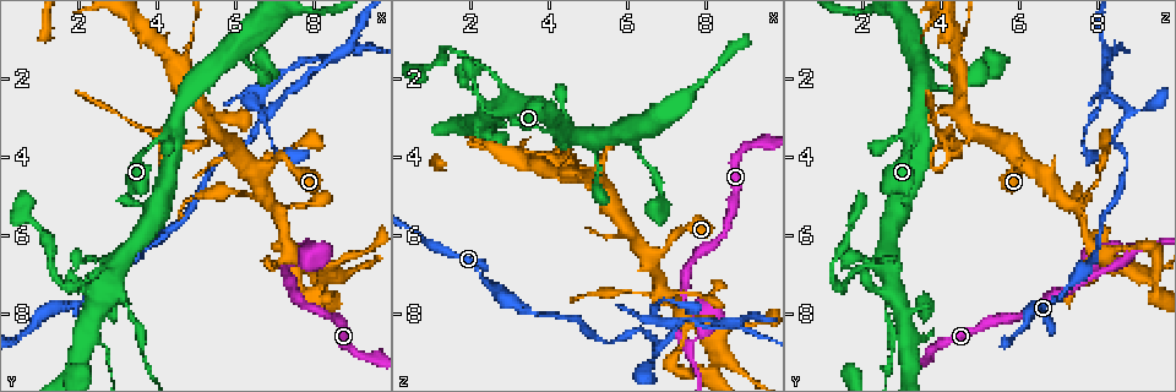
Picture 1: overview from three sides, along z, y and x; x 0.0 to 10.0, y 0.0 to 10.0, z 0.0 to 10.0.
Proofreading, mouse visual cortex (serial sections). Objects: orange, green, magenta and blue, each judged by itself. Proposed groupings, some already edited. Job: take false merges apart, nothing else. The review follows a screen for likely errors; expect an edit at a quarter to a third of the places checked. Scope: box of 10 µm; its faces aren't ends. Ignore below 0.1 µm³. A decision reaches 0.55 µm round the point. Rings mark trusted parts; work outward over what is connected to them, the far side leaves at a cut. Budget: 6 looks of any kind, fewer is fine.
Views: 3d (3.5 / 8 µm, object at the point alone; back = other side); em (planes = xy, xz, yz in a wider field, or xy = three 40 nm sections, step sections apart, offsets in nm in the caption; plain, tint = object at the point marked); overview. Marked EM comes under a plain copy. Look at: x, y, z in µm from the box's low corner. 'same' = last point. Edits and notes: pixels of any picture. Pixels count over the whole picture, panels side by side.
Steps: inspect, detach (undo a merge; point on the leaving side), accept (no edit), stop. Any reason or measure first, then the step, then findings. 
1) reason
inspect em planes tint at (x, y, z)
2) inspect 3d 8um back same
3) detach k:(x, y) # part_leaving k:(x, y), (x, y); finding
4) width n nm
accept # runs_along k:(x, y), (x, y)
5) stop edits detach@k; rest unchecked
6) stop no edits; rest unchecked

a narrow waist
inspect 3d 3.5um at (3.20, 7.75, 2.60)

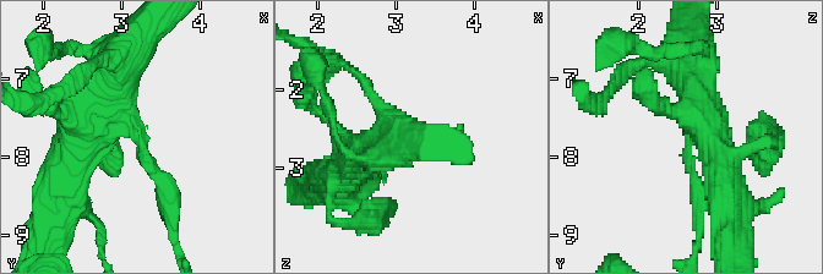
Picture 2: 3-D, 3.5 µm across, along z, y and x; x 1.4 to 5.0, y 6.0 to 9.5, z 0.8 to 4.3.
now the EM
inspect em xy step 5 tint at (3.20, 7.80, 2.70)

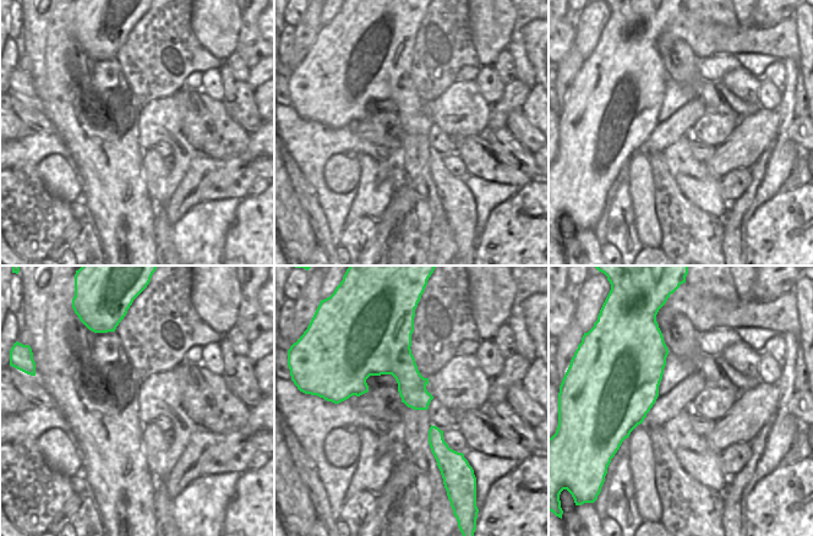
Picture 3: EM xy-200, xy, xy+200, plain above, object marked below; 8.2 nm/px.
arm_widths 200, 500 nm
accept # runs_along 2:(114, 72), (102, 96), (140, 137), (167, 208); all the same cell

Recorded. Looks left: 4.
three-way junction
inspect 3d 3.5um at (5.55, 3.40, 4.85)

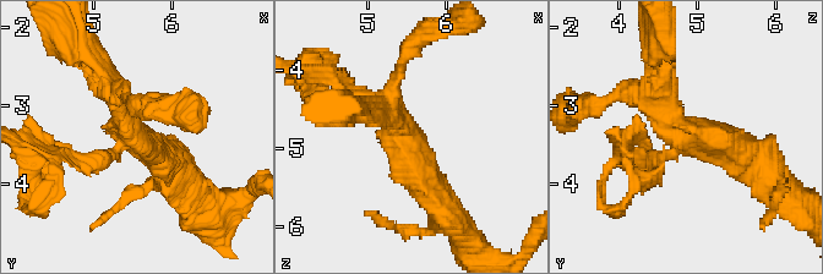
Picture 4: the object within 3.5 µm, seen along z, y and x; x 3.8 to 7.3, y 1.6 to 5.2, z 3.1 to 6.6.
arms 3; arm_widths 200, 350, 400 nm
inspect em xy step 3 tint at (5.50, 3.40, 4.80)

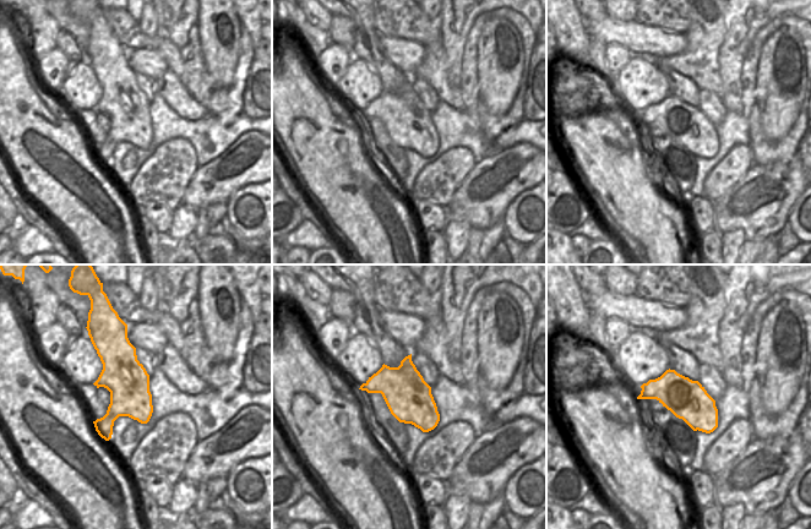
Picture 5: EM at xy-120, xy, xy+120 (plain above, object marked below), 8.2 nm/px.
width 380 nm
detach 4:(639, 168) # part_leaving 4:(661, 154), (639, 165), (617, 135); two cells meet here

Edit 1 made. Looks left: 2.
arms part here
inspect 3d 3.5um at (4.55, 1.75, 4.55)

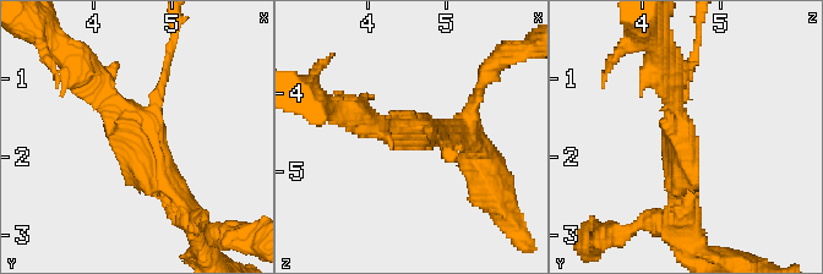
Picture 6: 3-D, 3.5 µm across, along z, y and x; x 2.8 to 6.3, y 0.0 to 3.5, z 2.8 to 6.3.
arms 3; arm_widths 100, 250, 300 nm
inspect em xy step 2 tint at (4.55, 1.70, 4.50)

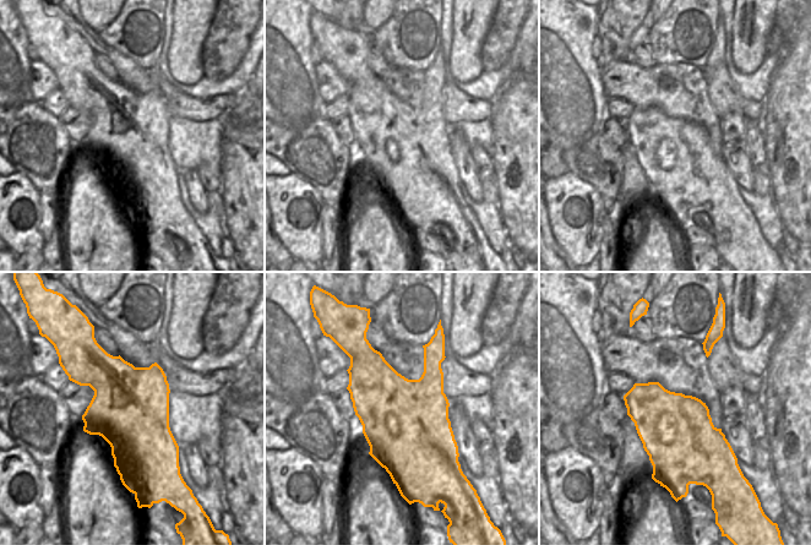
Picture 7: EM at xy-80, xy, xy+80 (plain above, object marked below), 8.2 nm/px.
accept # runs_along 6:(180, 204), (132, 118), (87, 72); one cell here

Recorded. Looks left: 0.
stop edits detach@4; rest unchecked

